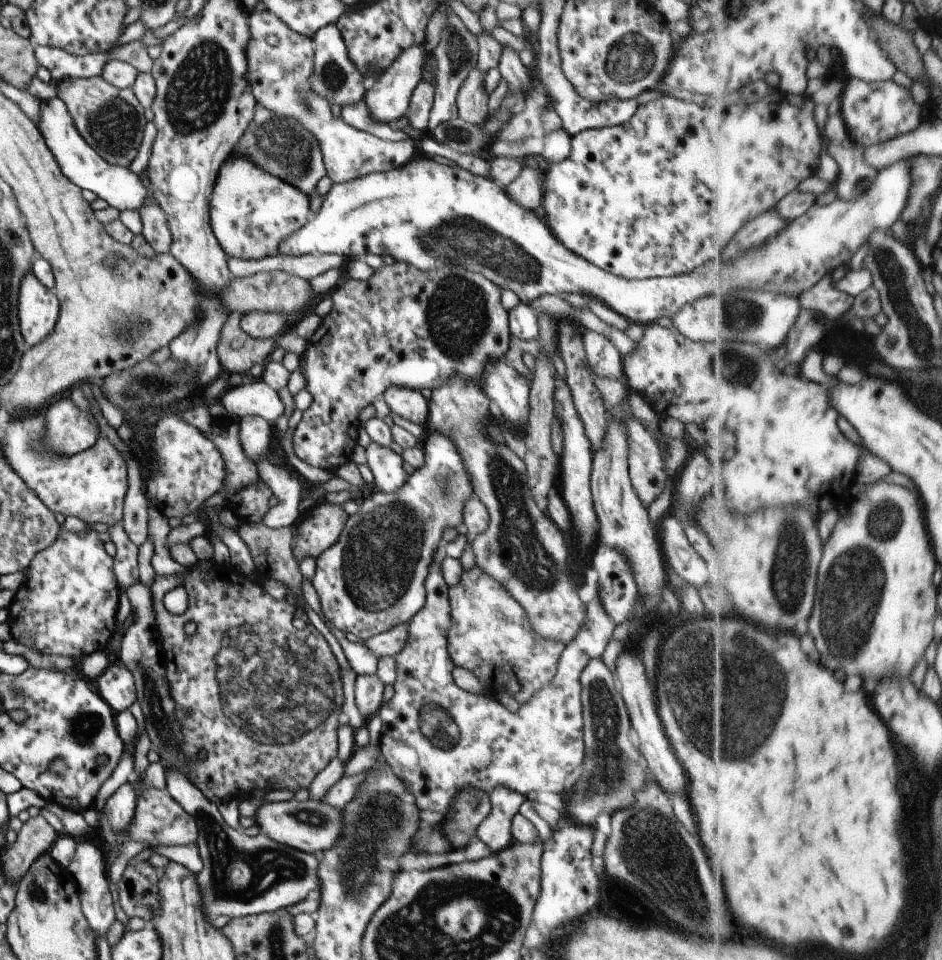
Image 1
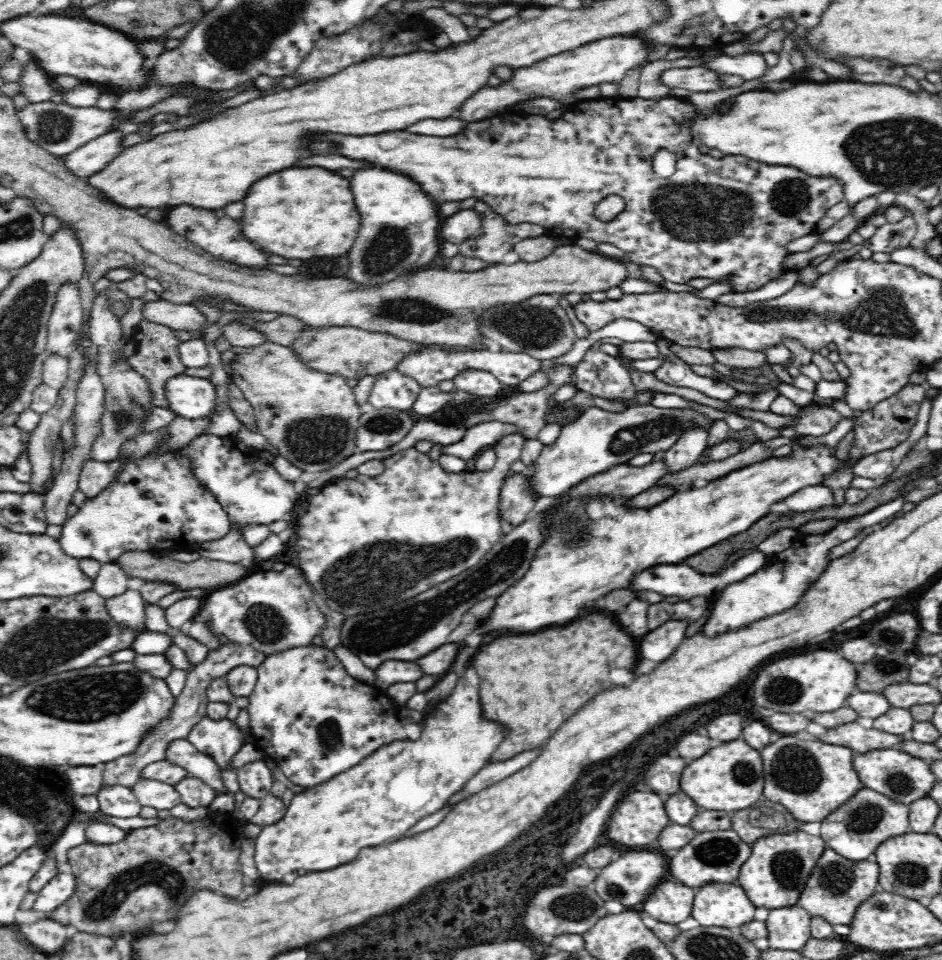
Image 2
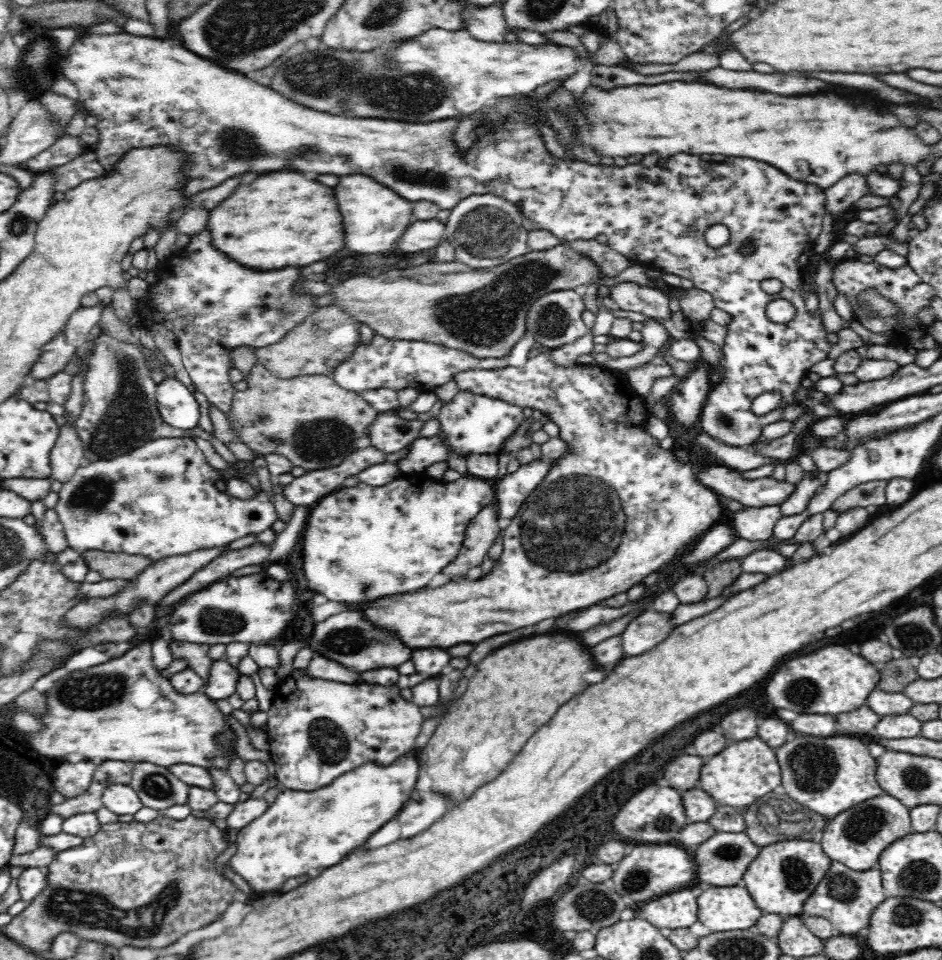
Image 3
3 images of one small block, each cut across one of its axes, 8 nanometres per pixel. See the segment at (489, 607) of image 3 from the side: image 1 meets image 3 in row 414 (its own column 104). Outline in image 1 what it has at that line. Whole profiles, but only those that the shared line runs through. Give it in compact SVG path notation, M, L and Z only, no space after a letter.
M62 526L56 542L35 554L27 579L18 588L8 607L8 618L5 621L14 640L28 648L39 650L42 654L68 658L85 657L106 648L115 634L120 594L116 587L113 558L106 553L104 543L98 539L97 533L90 526L83 535L68 532Z

